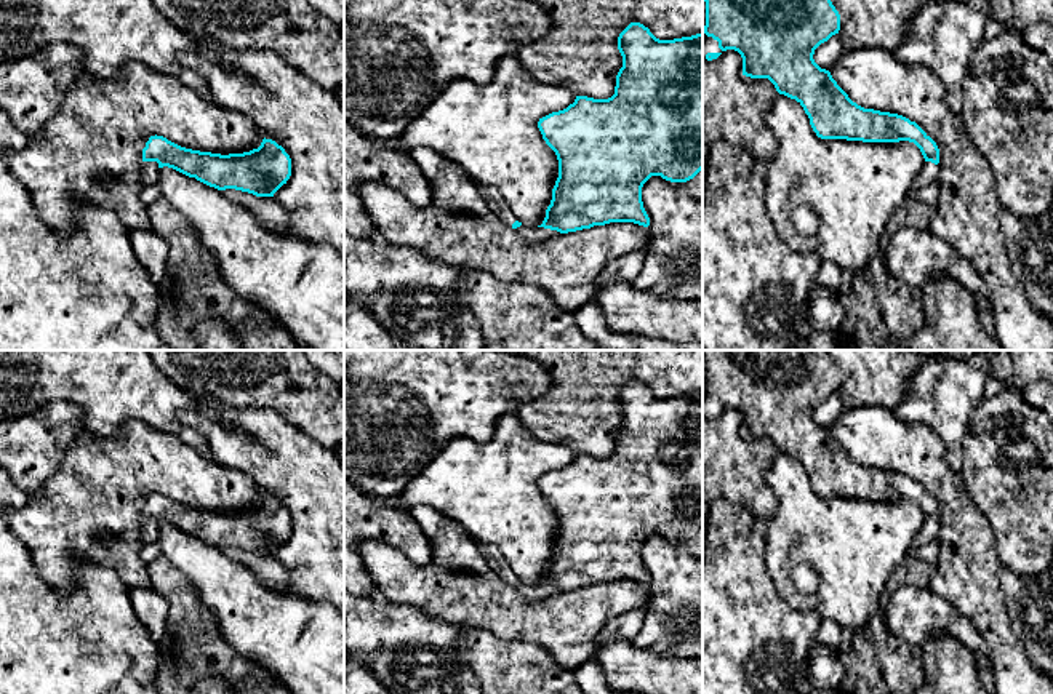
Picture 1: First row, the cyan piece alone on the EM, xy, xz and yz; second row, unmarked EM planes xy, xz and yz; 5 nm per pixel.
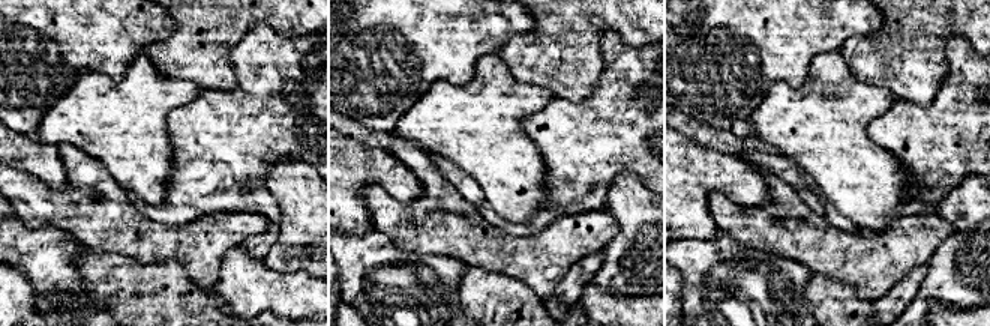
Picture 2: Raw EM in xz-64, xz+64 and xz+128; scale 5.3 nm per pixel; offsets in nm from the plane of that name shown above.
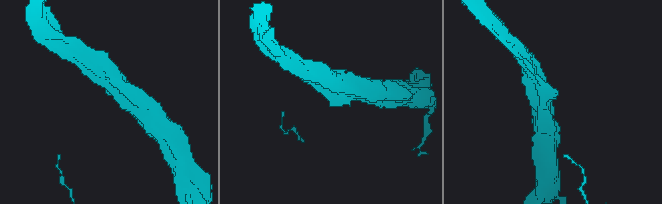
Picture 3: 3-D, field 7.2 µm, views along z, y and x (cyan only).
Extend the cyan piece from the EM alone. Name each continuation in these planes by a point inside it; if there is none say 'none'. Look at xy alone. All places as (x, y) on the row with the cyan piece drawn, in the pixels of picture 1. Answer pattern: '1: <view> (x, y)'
1: xy (149, 171)

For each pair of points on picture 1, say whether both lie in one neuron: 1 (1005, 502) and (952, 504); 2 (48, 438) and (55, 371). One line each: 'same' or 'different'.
1: different
2: different

